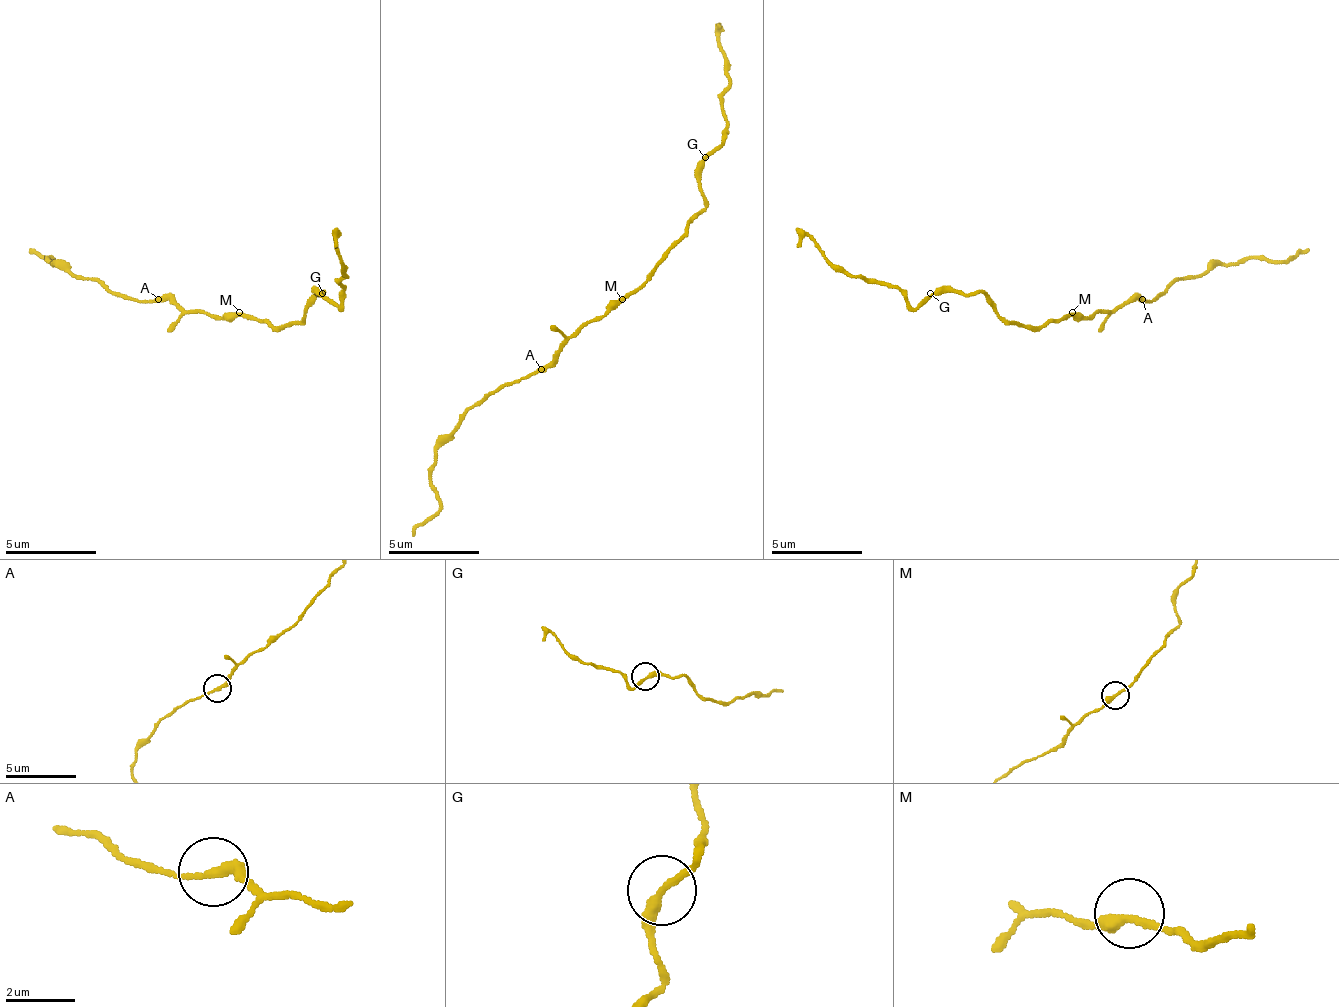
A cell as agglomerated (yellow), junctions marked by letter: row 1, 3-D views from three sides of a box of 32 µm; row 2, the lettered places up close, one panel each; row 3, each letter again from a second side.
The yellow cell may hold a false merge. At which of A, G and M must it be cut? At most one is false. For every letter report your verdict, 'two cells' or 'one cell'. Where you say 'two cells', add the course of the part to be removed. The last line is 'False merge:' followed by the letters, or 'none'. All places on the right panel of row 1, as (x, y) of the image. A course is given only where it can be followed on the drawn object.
A: one cell
G: one cell
M: one cell
False merge: none

